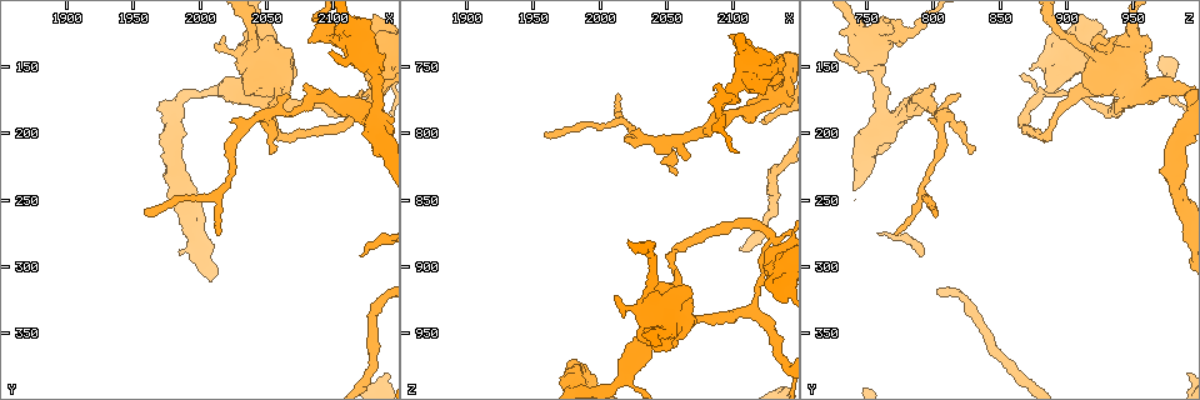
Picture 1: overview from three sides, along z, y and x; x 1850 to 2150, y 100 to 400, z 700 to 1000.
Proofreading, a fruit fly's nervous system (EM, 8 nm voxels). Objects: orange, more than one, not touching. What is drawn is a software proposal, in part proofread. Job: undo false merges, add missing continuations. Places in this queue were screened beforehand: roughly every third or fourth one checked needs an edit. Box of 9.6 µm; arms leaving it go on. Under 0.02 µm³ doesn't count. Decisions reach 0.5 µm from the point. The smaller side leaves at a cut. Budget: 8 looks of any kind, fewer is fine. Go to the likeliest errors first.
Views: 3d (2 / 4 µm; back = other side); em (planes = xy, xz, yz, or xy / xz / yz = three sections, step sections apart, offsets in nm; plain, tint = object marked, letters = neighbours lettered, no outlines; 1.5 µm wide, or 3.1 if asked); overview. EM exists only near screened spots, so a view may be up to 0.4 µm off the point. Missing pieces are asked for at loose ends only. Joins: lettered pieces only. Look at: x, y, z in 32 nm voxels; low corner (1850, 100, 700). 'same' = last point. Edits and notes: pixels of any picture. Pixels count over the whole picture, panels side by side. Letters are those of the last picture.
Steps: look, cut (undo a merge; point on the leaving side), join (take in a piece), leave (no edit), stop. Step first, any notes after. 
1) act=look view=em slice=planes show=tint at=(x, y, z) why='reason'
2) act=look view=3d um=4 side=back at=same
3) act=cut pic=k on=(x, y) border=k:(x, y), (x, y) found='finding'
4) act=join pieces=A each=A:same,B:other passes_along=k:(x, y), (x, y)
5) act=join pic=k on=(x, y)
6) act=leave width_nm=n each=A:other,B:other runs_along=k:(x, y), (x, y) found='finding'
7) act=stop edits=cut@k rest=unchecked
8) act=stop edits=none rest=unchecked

act=look view=em slice=planes show=letters at=(2018, 166, 984) why='calibre changes'

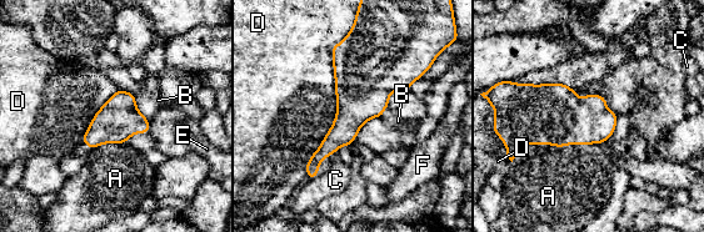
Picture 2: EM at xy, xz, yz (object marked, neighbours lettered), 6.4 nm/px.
act=leave longest_contact=D:1000nm each=A:other,B:other,C:other,D:other,E:other,F:other found='all the same cell'

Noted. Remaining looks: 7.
act=look view=3d um=4 side=back at=(2132, 168, 882) why='side arm on a straight run'

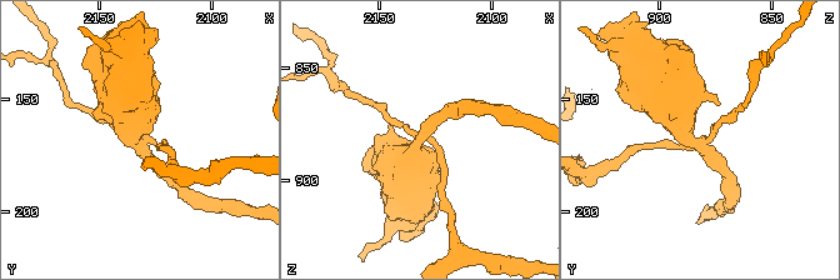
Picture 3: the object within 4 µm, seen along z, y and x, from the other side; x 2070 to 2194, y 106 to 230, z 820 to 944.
act=look view=em slice=yz step=4 show=letters at=(2132, 170, 883) arms=3 why='need the tissue'

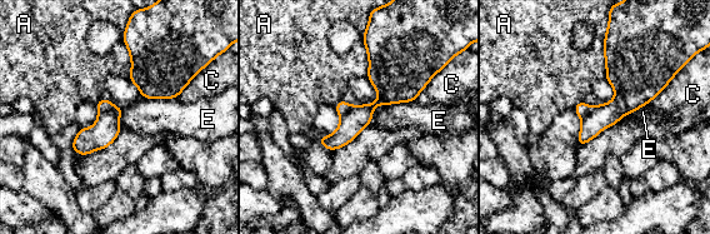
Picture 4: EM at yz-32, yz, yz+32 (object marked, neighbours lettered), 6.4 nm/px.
act=cut pic=4 on=(103, 105) each=A:other,C:other,E:other border=4:(115, 106), (108, 111), (99, 113) found='two cells meet here'

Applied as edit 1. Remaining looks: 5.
act=look view=em slice=planes show=letters at=(2060, 200, 886) why='abrupt turn'

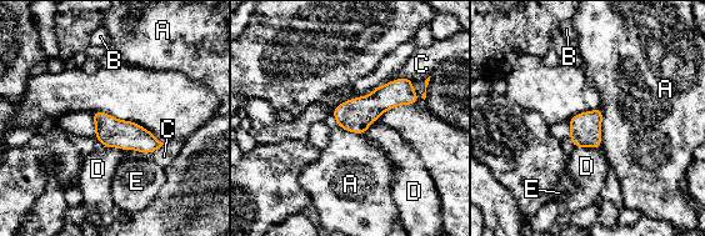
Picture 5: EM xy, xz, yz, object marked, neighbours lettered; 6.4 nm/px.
act=leave width_nm=190 each=A:other,B:other,C:other,D:other,E:other border=5:(600, 108), (603, 111), (601, 147) found='one cell here'

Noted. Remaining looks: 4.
act=stop edits=cut@4 rest=unchecked

